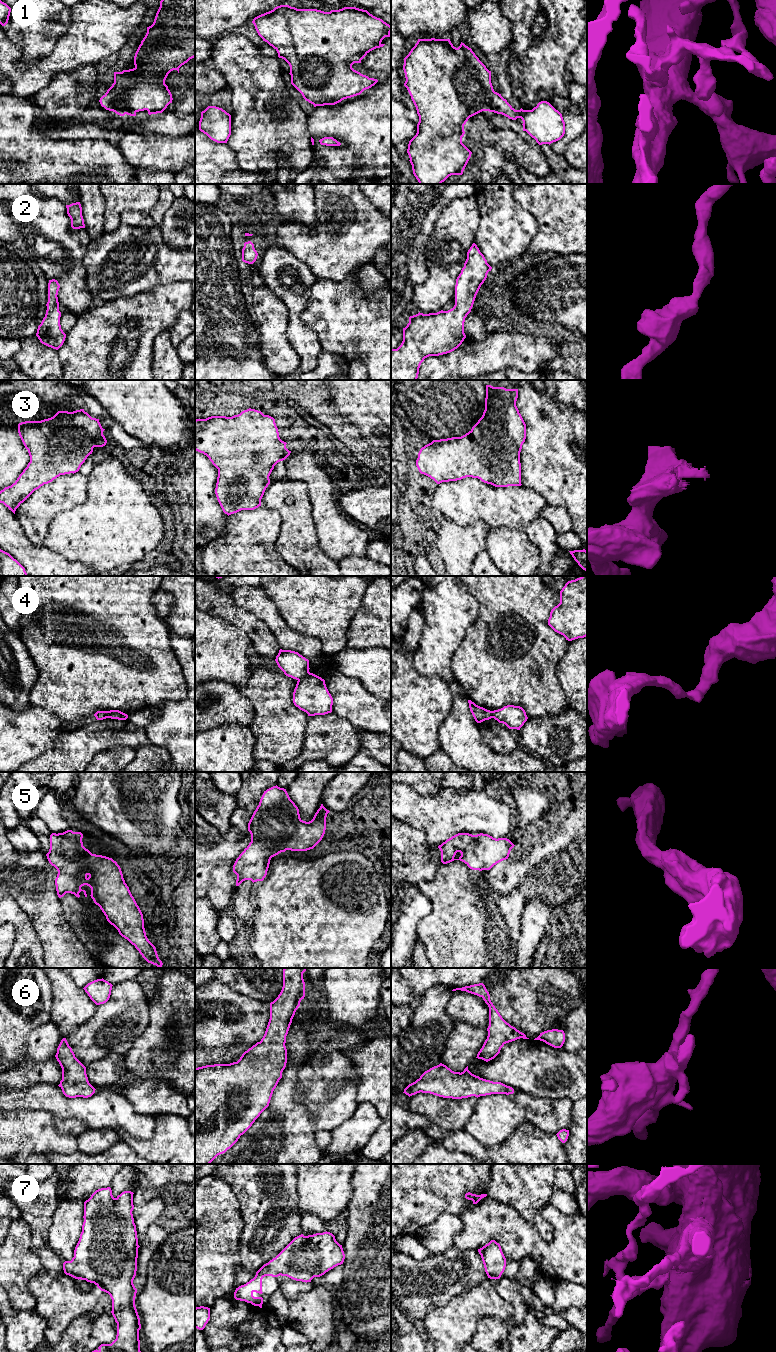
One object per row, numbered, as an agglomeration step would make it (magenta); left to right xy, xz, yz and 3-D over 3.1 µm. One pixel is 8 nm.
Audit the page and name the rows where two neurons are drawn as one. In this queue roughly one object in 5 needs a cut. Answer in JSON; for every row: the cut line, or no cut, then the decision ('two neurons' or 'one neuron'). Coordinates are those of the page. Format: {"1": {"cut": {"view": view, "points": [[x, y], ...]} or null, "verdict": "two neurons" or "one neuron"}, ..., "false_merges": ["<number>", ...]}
{"1": {"cut": null, "verdict": "one neuron"}, "2": {"cut": null, "verdict": "one neuron"}, "3": {"cut": null, "verdict": "one neuron"}, "4": {"cut": {"view": "xz", "points": [[309, 672], [298, 680]]}, "verdict": "two neurons"}, "5": {"cut": null, "verdict": "one neuron"}, "6": {"cut": null, "verdict": "one neuron"}, "7": {"cut": null, "verdict": "one neuron"}, "false_merges": ["4"]}

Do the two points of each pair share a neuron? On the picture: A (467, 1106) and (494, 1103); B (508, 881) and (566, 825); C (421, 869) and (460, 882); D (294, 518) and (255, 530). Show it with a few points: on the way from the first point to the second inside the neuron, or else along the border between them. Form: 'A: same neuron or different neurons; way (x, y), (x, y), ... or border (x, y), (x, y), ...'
A: different neurons; border (477, 1098), (475, 1112), (465, 1126)
B: same neuron; way (524, 865), (556, 841)
C: different neurons; border (442, 863), (431, 879), (423, 880), (417, 884)
D: different neurons; border (263, 506), (280, 517), (274, 545)

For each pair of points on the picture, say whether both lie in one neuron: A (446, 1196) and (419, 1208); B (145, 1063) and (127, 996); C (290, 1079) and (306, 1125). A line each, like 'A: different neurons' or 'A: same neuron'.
A: same neuron
B: different neurons
C: same neuron

